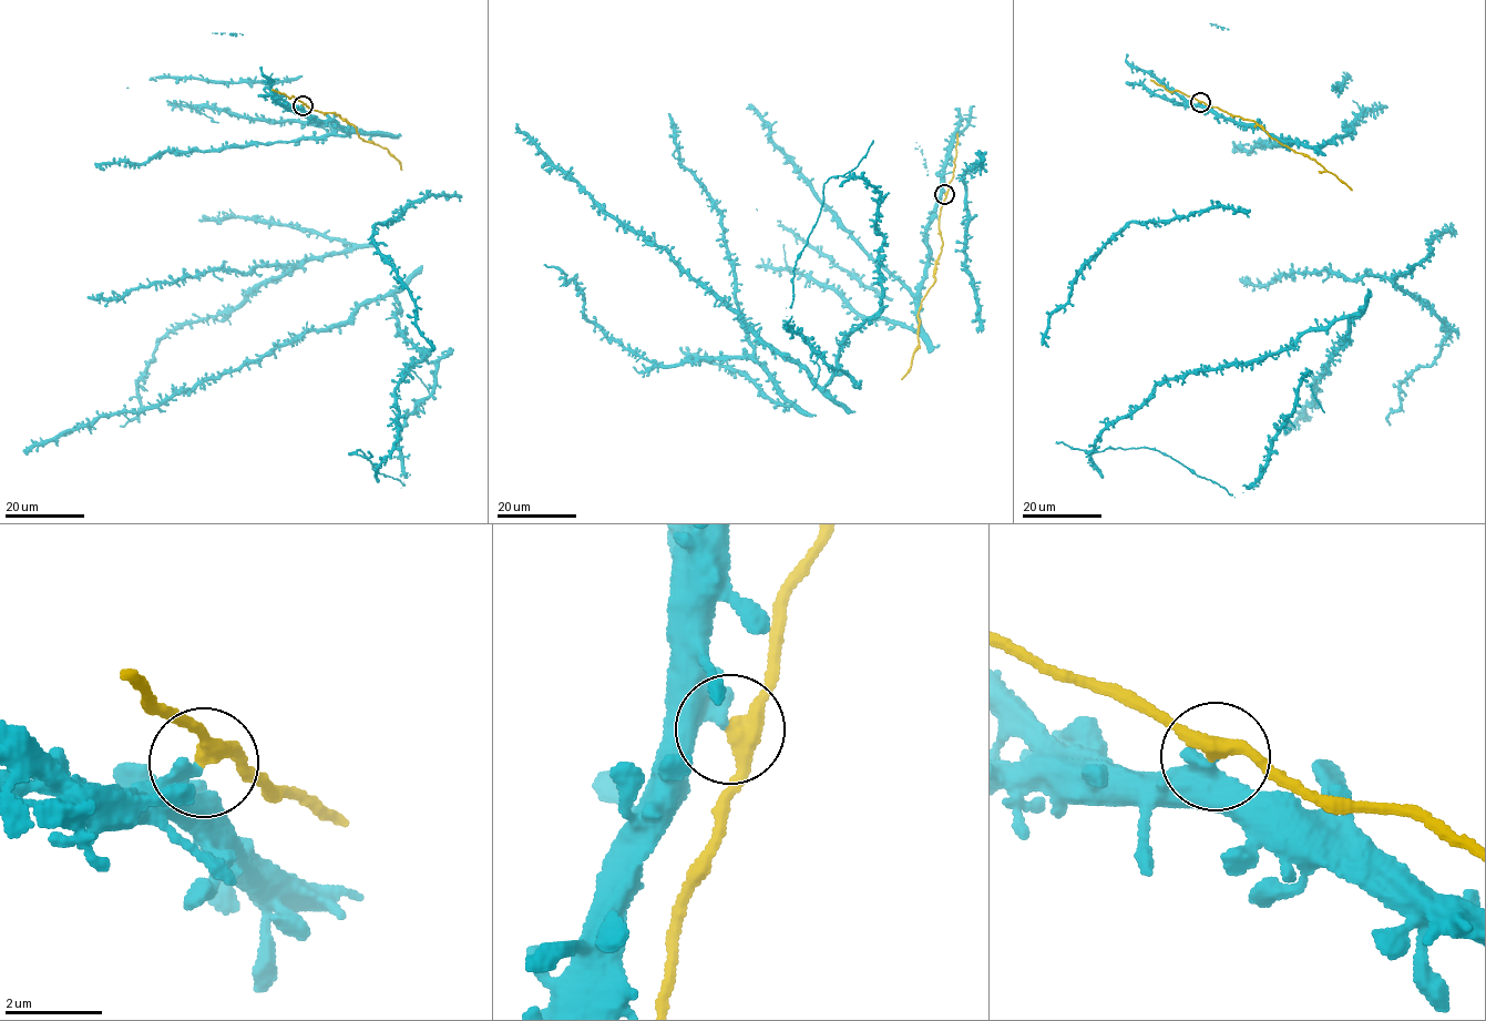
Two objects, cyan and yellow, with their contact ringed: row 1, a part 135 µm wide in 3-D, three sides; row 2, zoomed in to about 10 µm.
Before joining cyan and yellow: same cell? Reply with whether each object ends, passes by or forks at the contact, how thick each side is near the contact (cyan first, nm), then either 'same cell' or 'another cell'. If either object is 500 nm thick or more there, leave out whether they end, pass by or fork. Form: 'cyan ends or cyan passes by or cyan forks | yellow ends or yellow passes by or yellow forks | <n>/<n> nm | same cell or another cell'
cyan ends | yellow passes by | 380/340 nm | another cell

